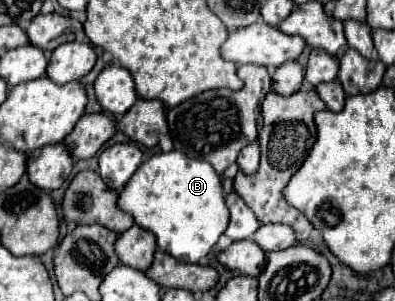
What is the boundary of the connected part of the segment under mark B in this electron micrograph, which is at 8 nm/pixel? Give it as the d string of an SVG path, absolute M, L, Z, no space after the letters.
M177 150L155 154L143 162L123 188L119 208L133 214L137 226L153 230L159 250L171 254L179 262L203 260L229 224L229 210L219 174L209 162L187 158Z

